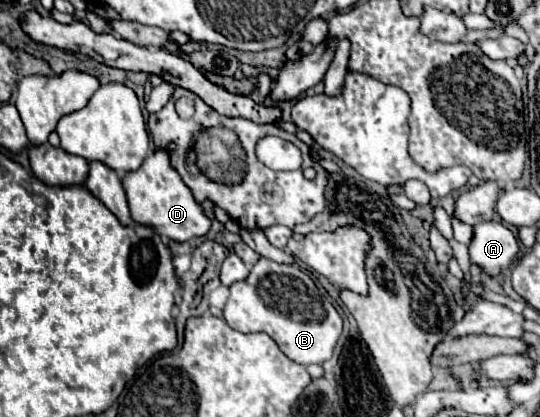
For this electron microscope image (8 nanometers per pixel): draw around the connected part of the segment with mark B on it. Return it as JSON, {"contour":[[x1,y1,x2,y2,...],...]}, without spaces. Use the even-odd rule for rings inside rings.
{"contour":[[264,257,254,263,244,281,230,285,224,319,232,329,242,333,268,333,286,357,302,365,330,359,342,333,342,317,308,273,298,269,298,265,280,265]]}

